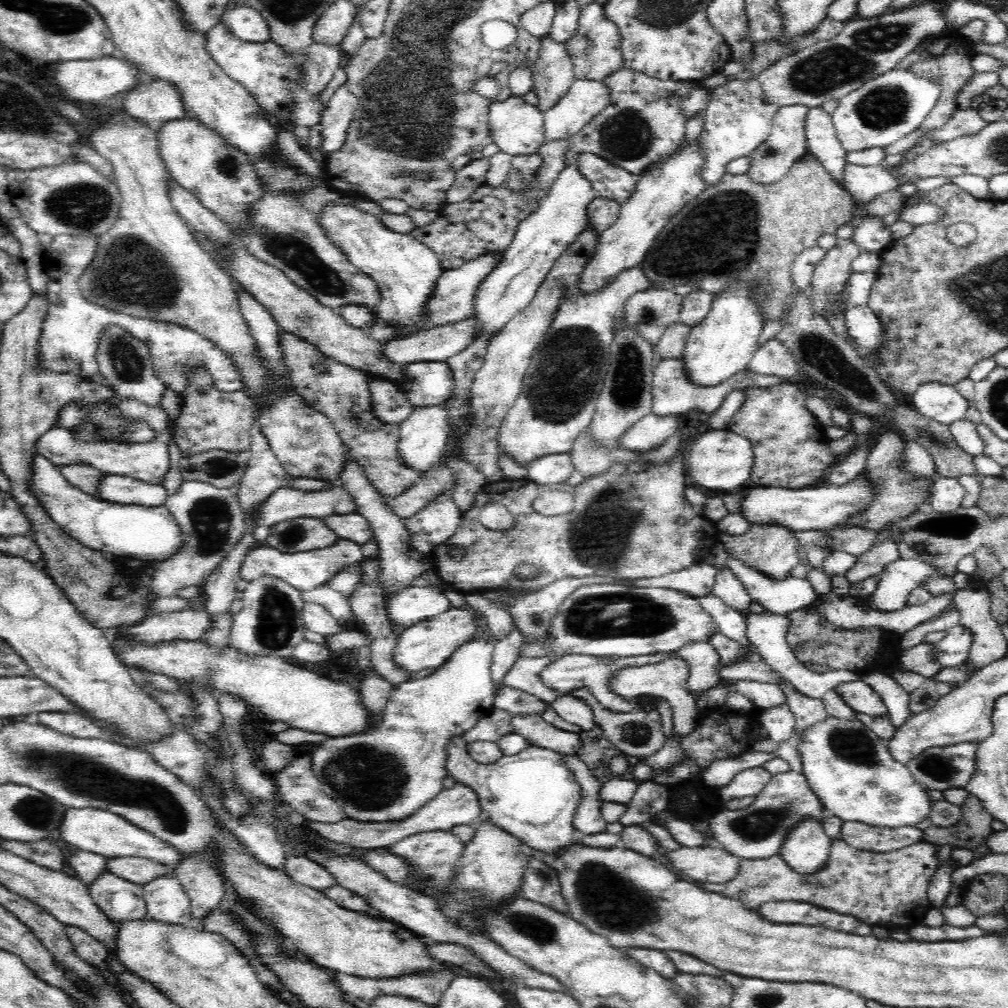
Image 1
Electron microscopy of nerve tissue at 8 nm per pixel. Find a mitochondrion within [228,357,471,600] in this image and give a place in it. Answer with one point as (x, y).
(292, 536)

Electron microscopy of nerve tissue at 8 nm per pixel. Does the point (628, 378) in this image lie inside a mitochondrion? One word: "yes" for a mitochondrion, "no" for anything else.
yes

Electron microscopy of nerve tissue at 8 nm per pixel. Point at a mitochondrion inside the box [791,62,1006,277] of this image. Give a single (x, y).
(883, 108)

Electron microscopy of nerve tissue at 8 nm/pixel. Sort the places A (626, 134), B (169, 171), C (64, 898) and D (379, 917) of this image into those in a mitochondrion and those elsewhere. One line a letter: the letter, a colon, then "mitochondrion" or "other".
A: mitochondrion
B: other
C: other
D: other

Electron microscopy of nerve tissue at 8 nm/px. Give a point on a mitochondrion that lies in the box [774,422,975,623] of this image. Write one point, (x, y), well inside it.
(937, 439)

